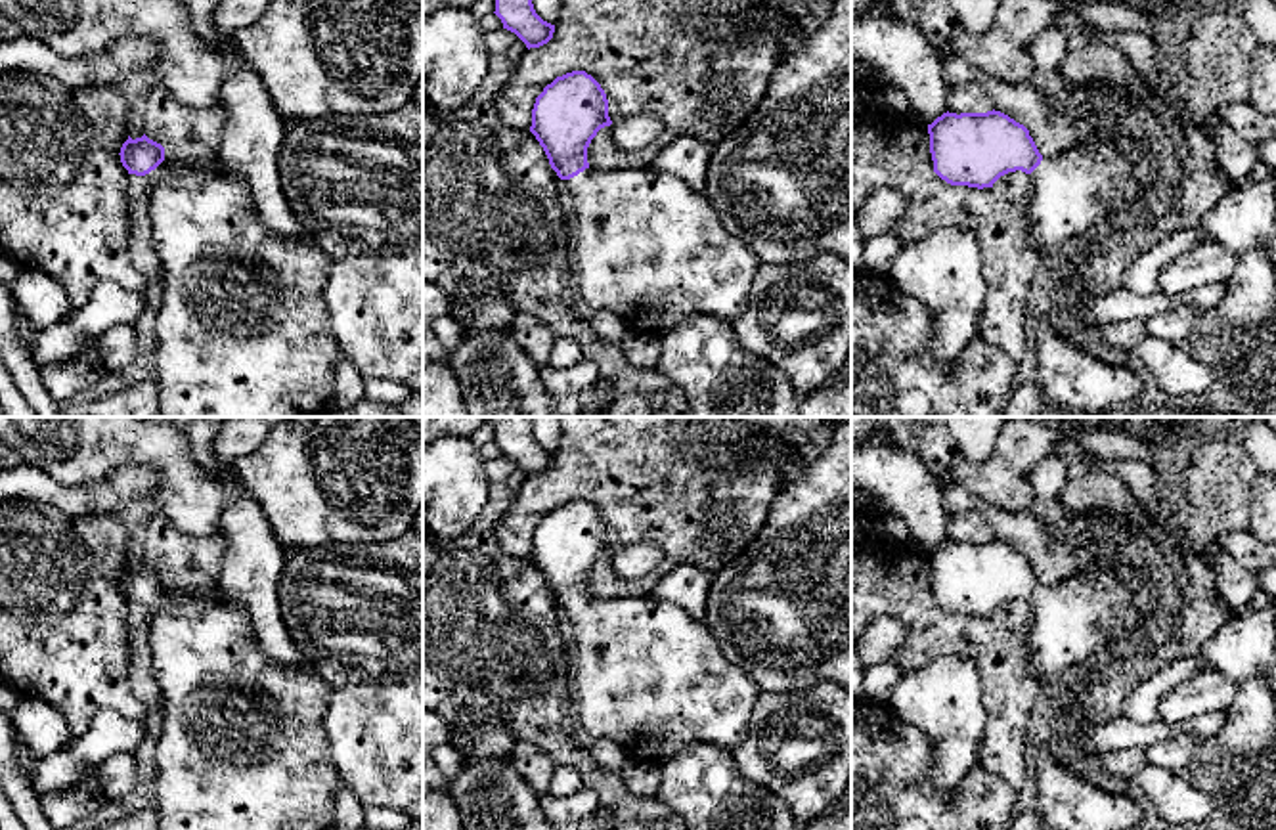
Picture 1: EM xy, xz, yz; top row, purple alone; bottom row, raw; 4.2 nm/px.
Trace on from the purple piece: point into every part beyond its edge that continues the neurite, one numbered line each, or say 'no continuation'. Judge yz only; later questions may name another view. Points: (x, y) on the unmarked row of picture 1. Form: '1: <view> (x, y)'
1: yz (1104, 605)

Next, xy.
1: xy (243, 746)

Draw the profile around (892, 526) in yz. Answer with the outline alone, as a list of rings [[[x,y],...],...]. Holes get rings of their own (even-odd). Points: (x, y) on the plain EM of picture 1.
[[[884,514],[878,522],[878,532],[895,545],[911,545],[909,526],[897,514]]]

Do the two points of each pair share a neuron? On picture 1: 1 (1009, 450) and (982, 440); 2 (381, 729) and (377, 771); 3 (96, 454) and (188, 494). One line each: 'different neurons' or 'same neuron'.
1: different neurons
2: same neuron
3: same neuron

